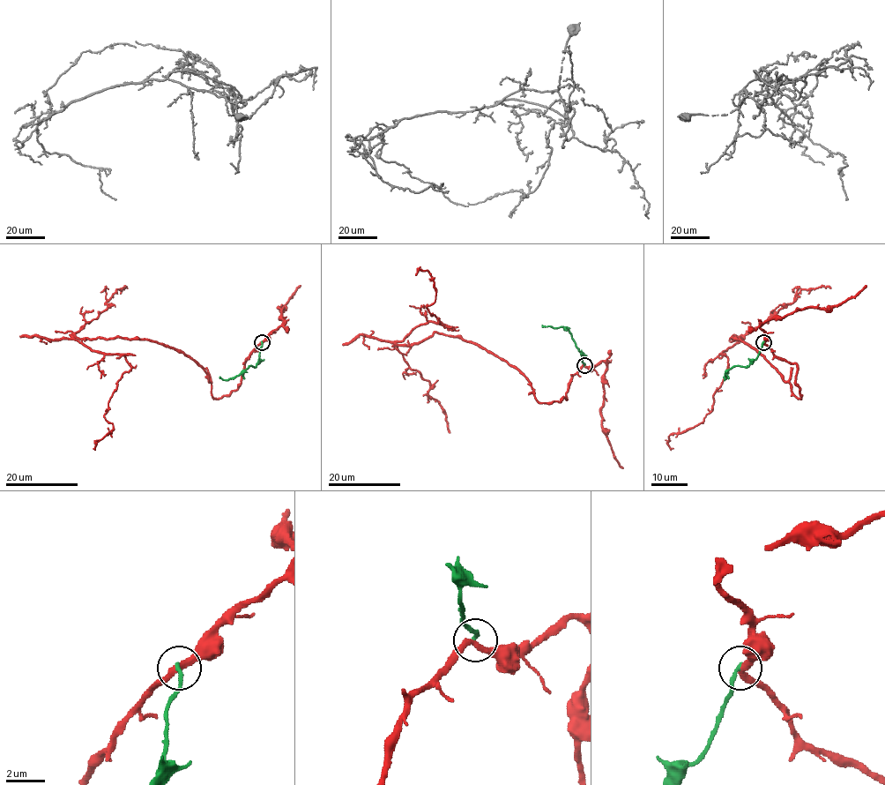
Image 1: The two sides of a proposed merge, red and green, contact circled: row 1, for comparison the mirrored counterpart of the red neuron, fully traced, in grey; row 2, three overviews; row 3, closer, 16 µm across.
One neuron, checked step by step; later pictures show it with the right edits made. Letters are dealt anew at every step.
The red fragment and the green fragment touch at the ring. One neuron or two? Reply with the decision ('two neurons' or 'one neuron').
two neurons

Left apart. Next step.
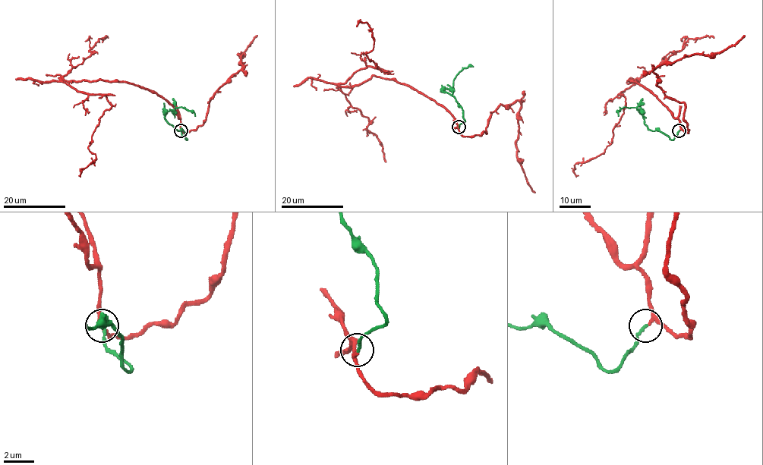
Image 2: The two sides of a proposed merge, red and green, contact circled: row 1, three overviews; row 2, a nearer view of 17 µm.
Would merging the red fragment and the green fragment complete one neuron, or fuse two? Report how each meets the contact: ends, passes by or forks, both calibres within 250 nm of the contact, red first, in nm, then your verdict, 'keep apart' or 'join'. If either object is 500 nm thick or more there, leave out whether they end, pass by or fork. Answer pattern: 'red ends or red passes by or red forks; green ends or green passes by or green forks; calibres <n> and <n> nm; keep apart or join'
red passes by; green ends; calibres 190 and 200 nm; join

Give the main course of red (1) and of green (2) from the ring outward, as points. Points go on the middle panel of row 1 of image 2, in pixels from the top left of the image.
1: (458, 127), (442, 106), (392, 80), (341, 86), (368, 66), (389, 73), (366, 55), (371, 28), (357, 26)
2: (458, 127), (465, 120), (463, 110), (455, 98), (442, 91), (452, 86), (455, 77), (464, 67), (473, 66)

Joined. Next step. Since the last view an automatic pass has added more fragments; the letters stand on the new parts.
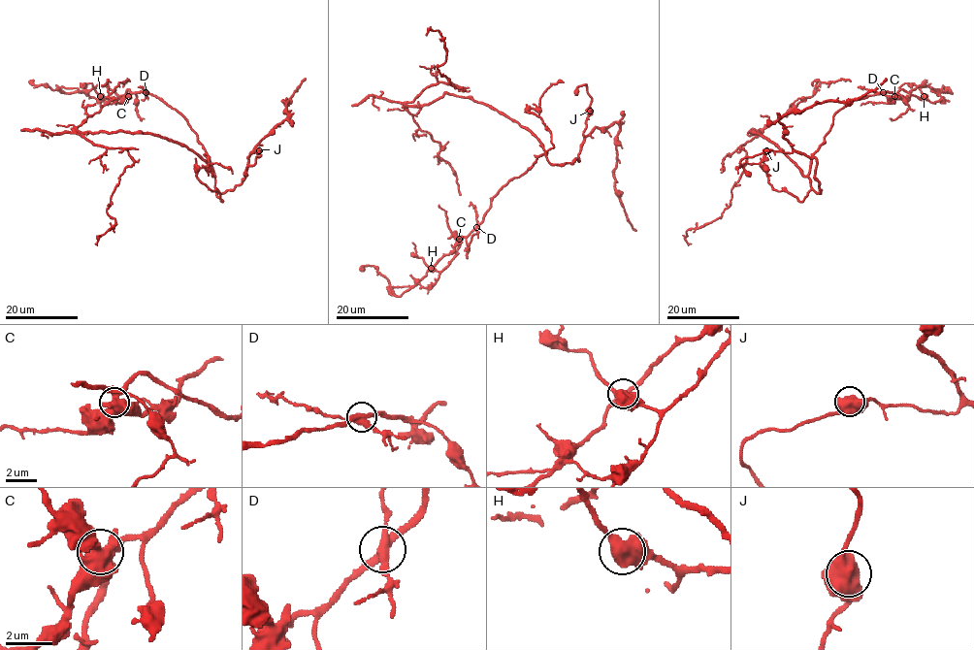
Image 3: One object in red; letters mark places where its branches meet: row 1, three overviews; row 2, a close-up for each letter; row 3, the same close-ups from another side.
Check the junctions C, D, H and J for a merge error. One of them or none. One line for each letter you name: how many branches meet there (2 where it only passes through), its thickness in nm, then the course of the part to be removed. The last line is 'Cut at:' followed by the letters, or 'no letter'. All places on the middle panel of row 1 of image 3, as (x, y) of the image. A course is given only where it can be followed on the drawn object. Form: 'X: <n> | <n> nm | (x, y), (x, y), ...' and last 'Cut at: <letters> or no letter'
C: 4 | 550 nm | (459, 240), (451, 251), (400, 296), (393, 293), (389, 281), (374, 267), (365, 266), (363, 271)
Cut at: C

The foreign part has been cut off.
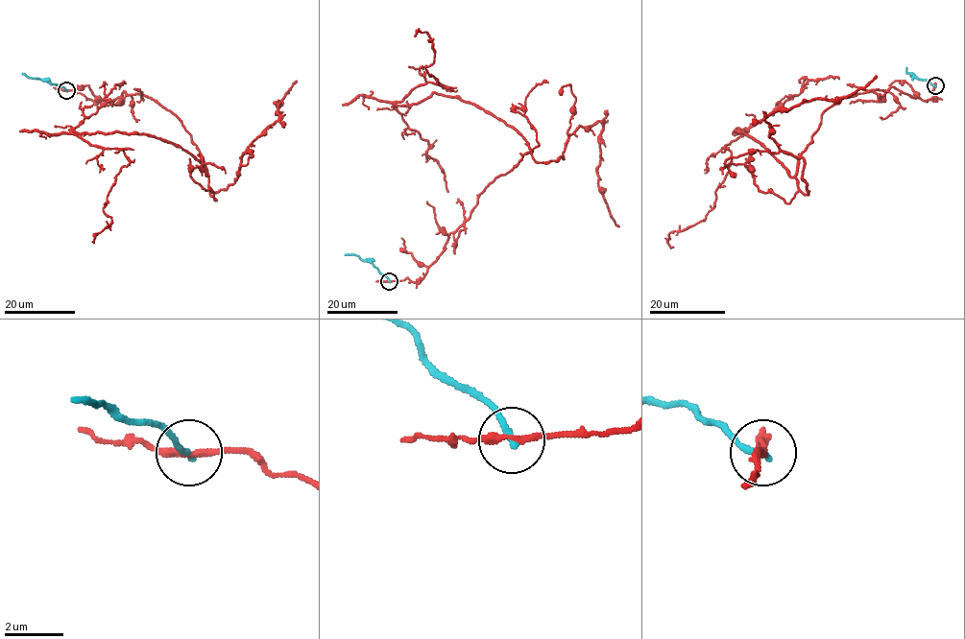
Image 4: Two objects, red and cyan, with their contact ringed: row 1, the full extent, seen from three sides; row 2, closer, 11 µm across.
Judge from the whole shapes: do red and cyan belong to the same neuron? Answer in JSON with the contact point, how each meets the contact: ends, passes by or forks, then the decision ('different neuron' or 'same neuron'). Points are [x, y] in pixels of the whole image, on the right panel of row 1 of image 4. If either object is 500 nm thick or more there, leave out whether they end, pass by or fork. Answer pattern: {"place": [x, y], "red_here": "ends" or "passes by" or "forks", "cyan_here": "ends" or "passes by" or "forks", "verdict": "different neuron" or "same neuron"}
{"place": [935, 85], "red_here": "passes by", "cyan_here": "ends", "verdict": "different neuron"}

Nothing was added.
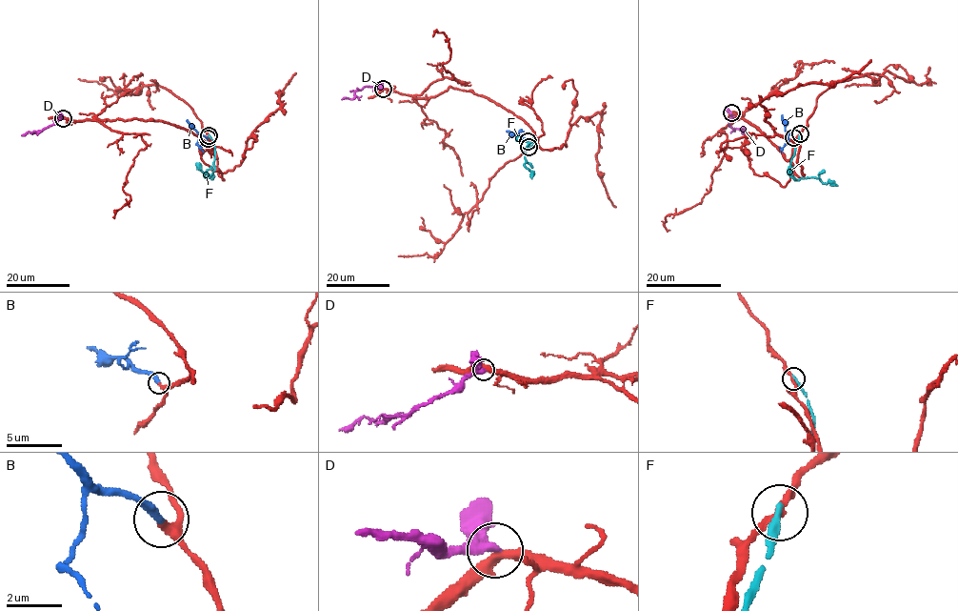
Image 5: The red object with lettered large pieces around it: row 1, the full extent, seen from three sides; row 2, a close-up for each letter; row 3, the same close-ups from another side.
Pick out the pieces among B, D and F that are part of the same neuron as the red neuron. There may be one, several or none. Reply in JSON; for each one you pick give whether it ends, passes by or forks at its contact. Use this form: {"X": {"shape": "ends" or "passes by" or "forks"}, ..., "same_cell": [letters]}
{"B": {"shape": "ends"}, "same_cell": ["B"]}

